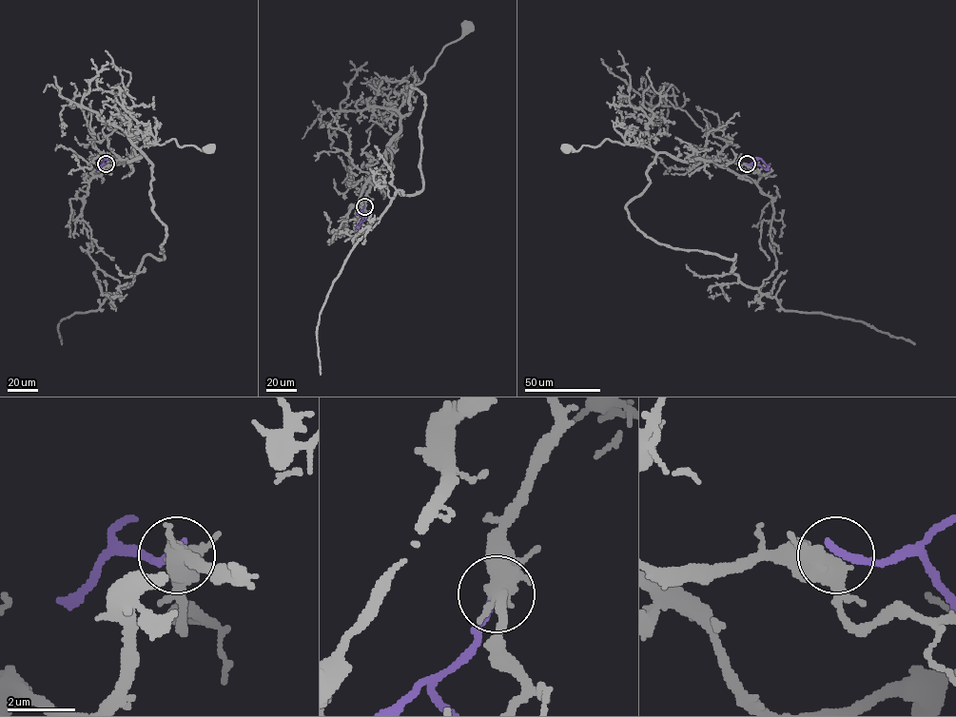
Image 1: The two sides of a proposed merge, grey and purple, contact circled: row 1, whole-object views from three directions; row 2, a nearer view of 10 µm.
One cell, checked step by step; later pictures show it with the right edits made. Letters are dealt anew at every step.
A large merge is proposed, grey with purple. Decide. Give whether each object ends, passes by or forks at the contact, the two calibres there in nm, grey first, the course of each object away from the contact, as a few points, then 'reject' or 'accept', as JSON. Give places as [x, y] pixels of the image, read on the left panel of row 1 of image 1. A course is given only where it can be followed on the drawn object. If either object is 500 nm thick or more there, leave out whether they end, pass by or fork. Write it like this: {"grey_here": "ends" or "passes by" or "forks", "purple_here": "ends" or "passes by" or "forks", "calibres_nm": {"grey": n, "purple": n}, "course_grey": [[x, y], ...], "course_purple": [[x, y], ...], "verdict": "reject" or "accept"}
{"grey_here": "forks", "purple_here": "ends", "calibres_nm": {"grey": 480, "purple": 280}, "course_grey": [[106, 164], [112, 158], [130, 161], [141, 155], [143, 146], [173, 139], [180, 146], [210, 146]], "course_purple": [[106, 164], [104, 163], [98, 169], [108, 158]], "verdict": "reject"}

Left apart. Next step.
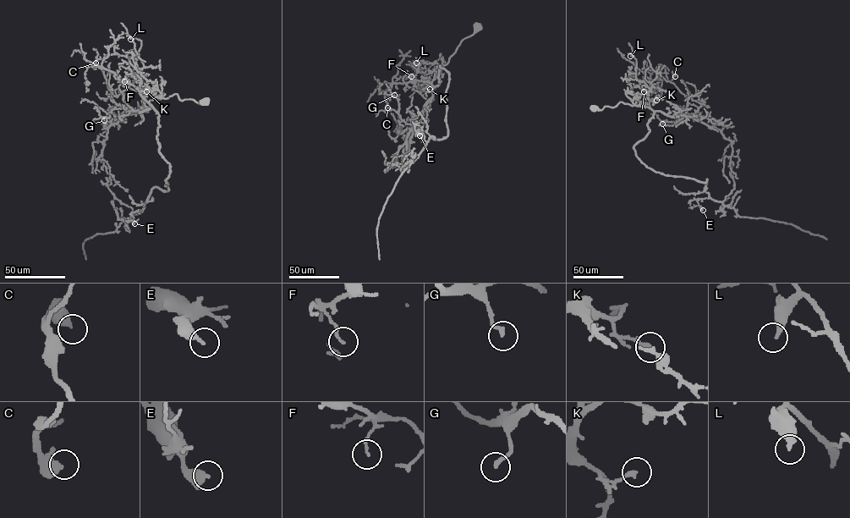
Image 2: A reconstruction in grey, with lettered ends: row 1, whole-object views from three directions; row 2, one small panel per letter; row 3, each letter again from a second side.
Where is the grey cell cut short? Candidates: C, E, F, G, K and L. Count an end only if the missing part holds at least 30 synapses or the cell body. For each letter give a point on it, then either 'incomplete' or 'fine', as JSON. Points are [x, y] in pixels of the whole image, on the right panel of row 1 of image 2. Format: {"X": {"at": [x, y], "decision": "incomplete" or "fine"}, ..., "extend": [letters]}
{"C": {"at": [675, 76], "decision": "fine"}, "E": {"at": [703, 210], "decision": "fine"}, "F": {"at": [644, 91], "decision": "fine"}, "G": {"at": [662, 123], "decision": "fine"}, "K": {"at": [656, 100], "decision": "fine"}, "L": {"at": [630, 56], "decision": "fine"}, "extend": []}

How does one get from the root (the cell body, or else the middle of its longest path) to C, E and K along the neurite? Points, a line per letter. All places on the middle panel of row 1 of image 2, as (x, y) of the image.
C: (479, 27), (461, 41), (430, 82), (412, 80), (392, 84), (386, 92), (387, 107)
E: (479, 27), (431, 83), (439, 83), (440, 66), (449, 73), (447, 135), (426, 141), (417, 130), (419, 135)
K: (479, 27), (461, 41), (432, 80), (424, 82), (430, 89)

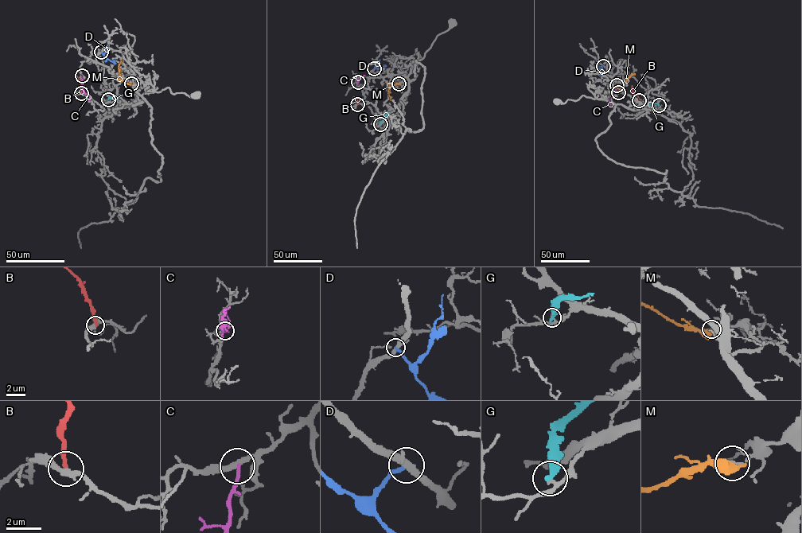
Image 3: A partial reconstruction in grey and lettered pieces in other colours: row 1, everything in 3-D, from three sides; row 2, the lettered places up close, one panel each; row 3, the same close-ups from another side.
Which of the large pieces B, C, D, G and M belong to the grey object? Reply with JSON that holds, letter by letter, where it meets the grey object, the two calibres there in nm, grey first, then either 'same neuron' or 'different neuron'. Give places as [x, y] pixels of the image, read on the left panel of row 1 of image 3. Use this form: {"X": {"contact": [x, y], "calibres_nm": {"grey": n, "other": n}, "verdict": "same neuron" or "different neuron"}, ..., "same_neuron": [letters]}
{"B": {"contact": [81, 93], "calibres_nm": {"grey": 320, "other": 200}, "verdict": "different neuron"}, "C": {"contact": [82, 75], "calibres_nm": {"grey": 320, "other": 180}, "verdict": "different neuron"}, "D": {"contact": [101, 52], "calibres_nm": {"grey": 300, "other": 240}, "verdict": "different neuron"}, "G": {"contact": [108, 99], "calibres_nm": {"grey": 150, "other": 320}, "verdict": "different neuron"}, "M": {"contact": [131, 83], "calibres_nm": {"grey": 120, "other": 600}, "verdict": "different neuron"}, "same_neuron": []}

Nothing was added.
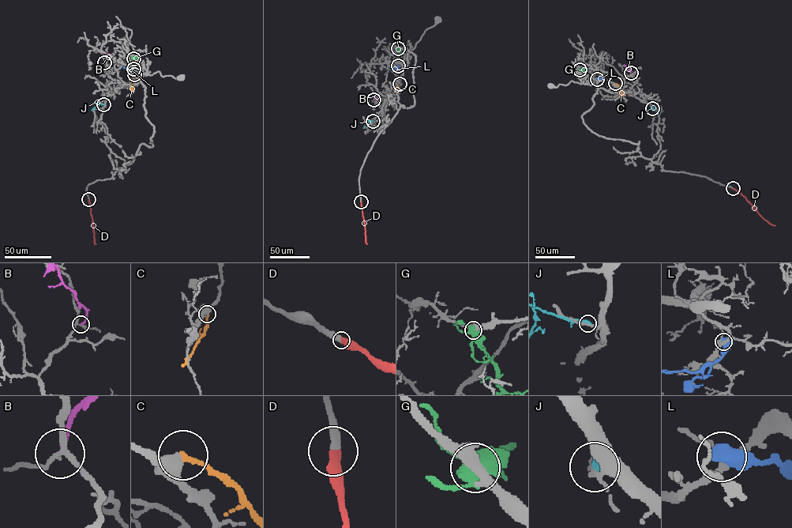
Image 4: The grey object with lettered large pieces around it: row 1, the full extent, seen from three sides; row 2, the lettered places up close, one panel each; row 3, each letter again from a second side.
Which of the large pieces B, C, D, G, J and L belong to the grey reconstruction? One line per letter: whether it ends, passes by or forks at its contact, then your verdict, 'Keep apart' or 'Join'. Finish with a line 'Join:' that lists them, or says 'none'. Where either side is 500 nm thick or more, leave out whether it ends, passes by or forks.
B: It ends there. Keep apart
C: It ends there. Keep apart
D: It ends there. Join
G: It forks there. Keep apart
J: It ends there. Keep apart
L: Keep apart
Join: D

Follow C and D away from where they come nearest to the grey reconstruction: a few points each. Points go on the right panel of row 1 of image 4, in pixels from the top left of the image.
C: (615, 83), (621, 91), (619, 96)
D: (733, 188), (764, 220), (775, 225)

